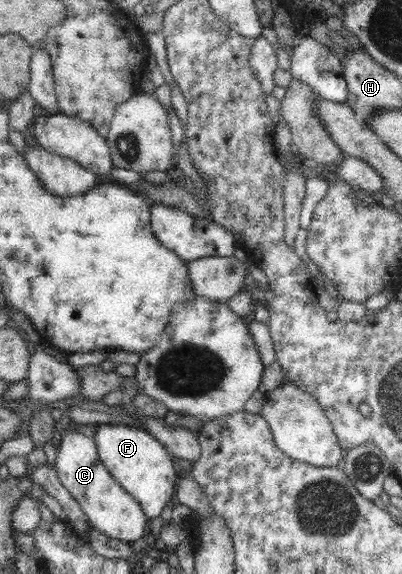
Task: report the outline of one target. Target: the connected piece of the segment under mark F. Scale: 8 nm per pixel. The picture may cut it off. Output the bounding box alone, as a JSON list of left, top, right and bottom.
[94,423,180,522]

